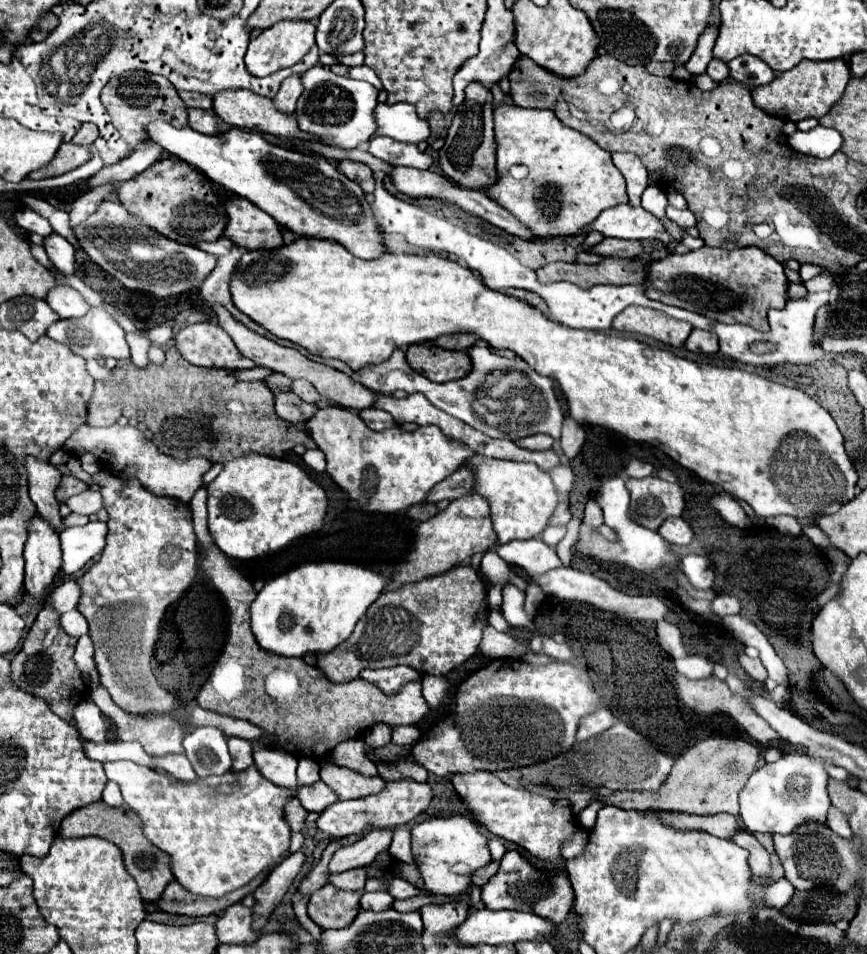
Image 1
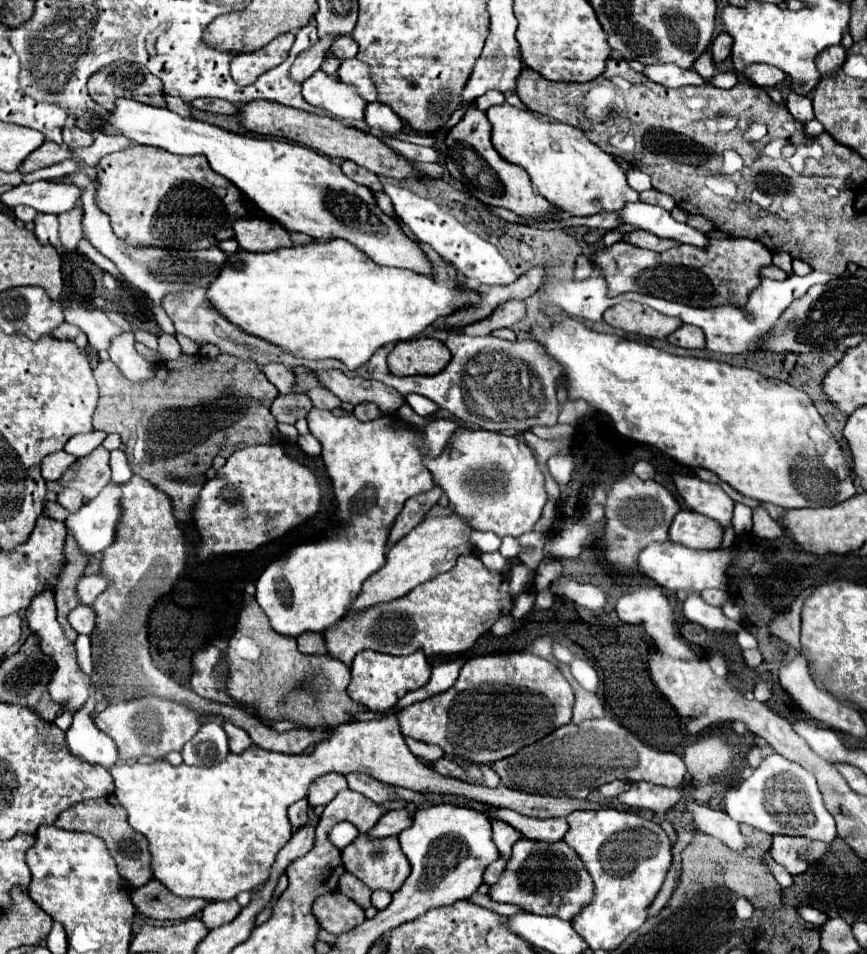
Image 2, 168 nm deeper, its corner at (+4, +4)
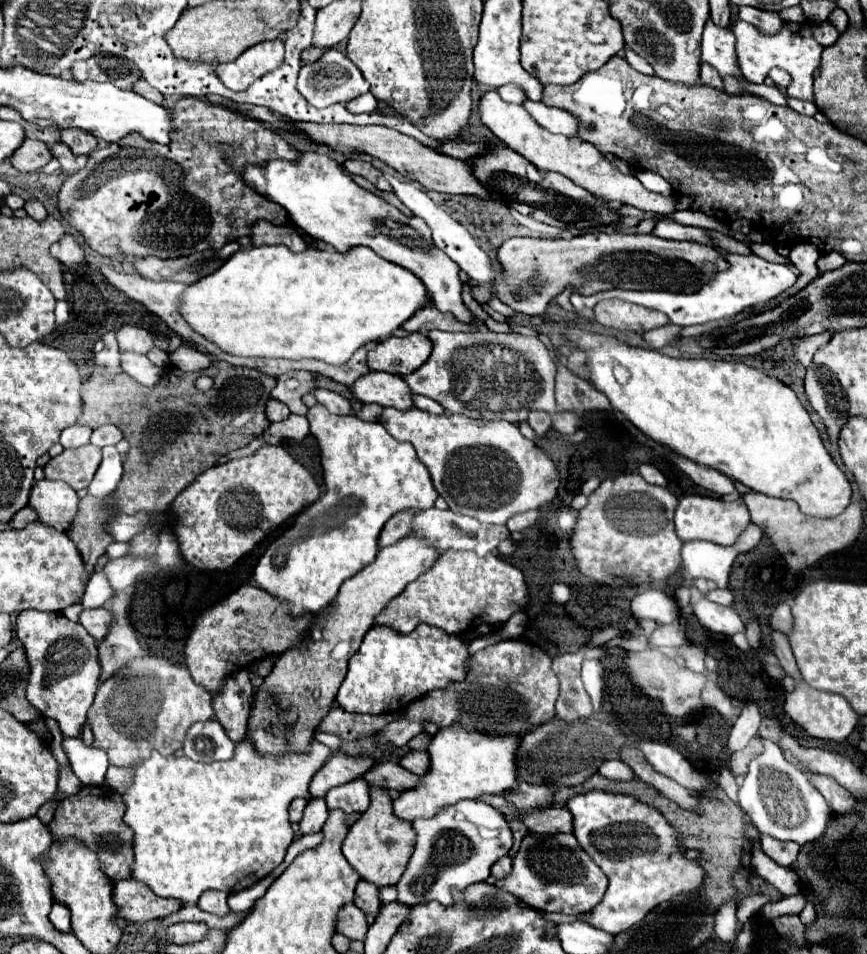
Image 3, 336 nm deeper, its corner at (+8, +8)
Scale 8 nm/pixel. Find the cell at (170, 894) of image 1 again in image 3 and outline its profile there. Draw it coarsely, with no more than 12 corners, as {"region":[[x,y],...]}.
{"region":[[136,879],[116,881],[116,917],[160,919],[182,907],[156,897]]}

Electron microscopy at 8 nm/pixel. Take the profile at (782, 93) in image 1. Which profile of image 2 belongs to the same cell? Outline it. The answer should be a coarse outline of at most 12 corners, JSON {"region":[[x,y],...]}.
{"region":[[828,47],[816,57],[818,73],[830,75],[842,69],[846,49]]}

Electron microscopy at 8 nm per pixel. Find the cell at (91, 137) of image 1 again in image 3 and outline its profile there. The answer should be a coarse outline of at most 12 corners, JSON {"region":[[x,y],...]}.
{"region":[[62,131],[62,143],[74,155],[86,155],[96,149],[98,139],[88,133]]}

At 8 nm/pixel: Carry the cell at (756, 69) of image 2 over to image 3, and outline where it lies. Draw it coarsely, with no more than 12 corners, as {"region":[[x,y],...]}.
{"region":[[784,69],[770,71],[774,83],[782,89],[790,85],[790,77]]}

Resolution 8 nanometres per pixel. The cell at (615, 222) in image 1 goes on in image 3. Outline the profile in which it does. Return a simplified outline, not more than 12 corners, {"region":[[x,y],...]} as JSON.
{"region":[[710,231],[726,253],[752,253],[746,243]]}

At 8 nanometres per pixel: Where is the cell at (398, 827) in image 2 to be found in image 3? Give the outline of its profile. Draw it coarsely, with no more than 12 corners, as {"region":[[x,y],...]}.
{"region":[[454,723],[430,767],[392,805],[400,819],[502,795],[518,783],[522,737]]}

